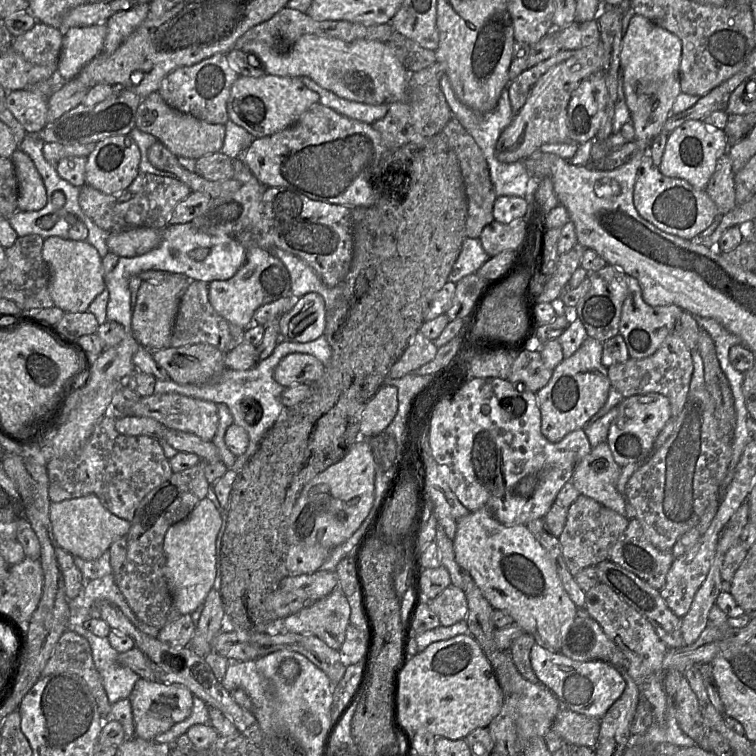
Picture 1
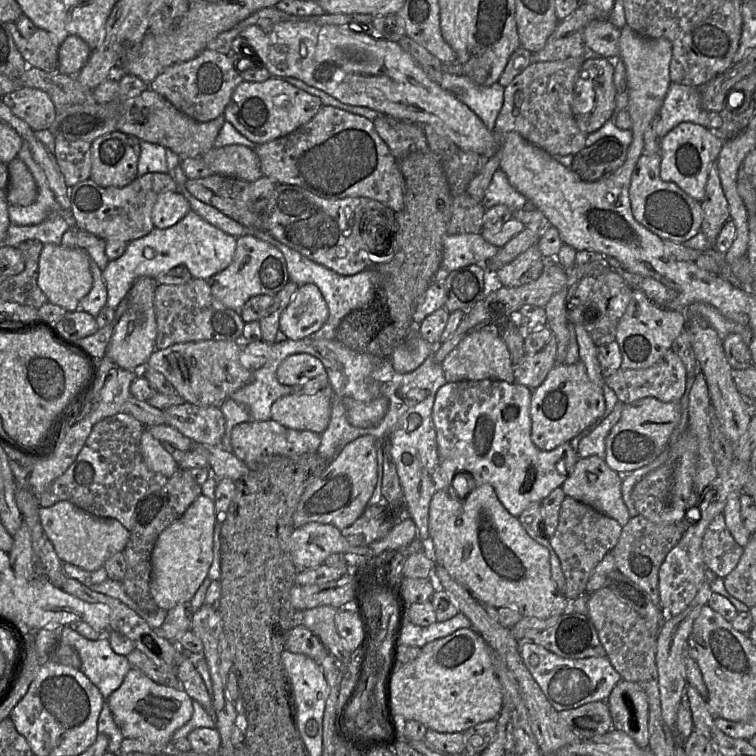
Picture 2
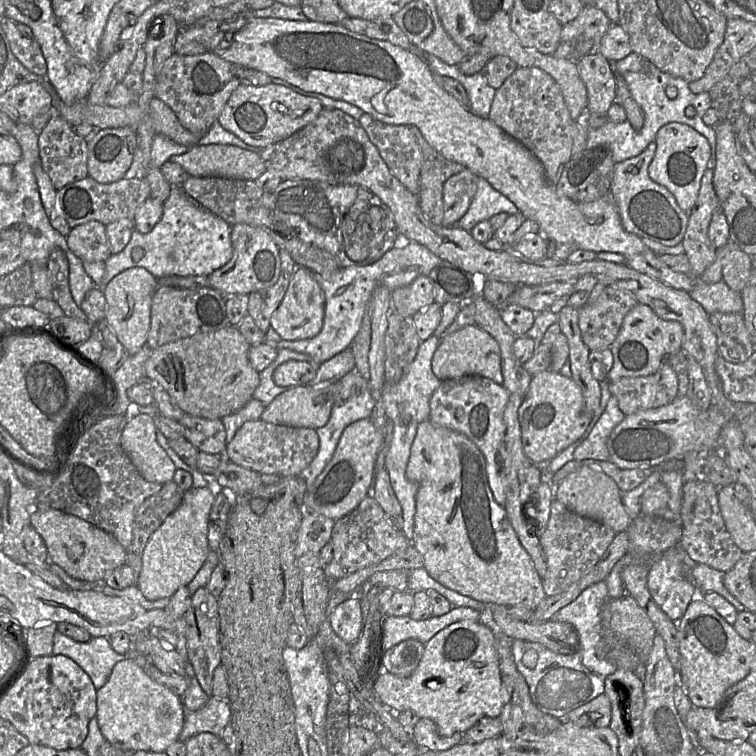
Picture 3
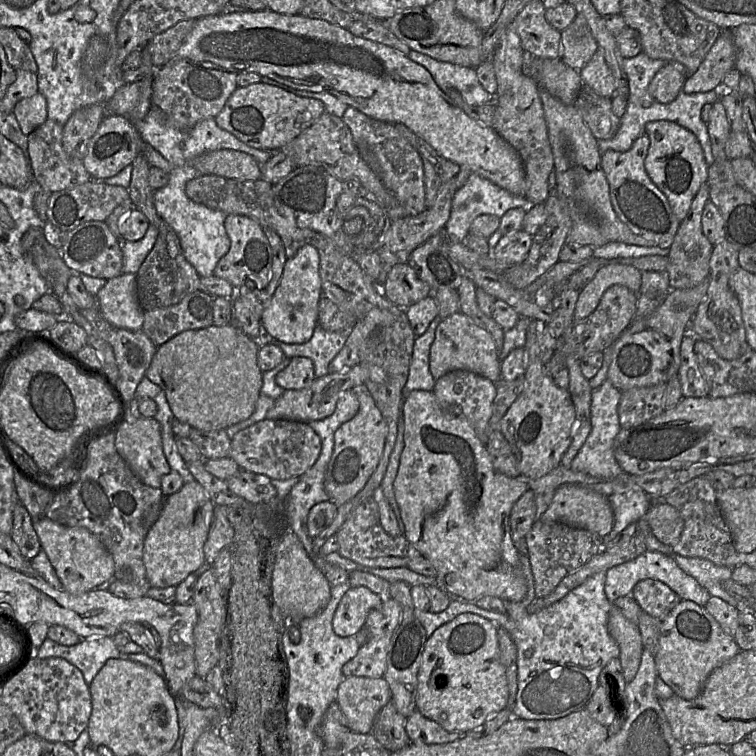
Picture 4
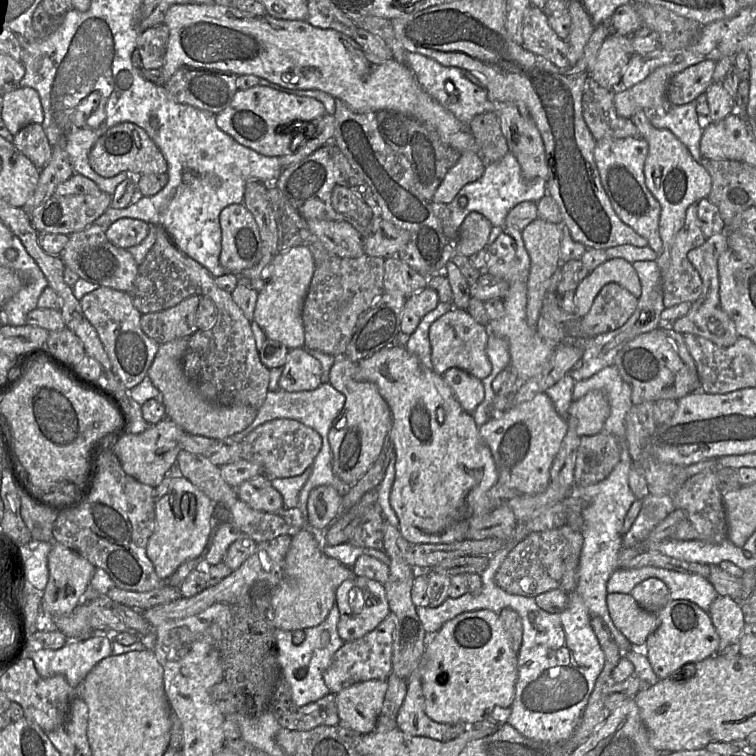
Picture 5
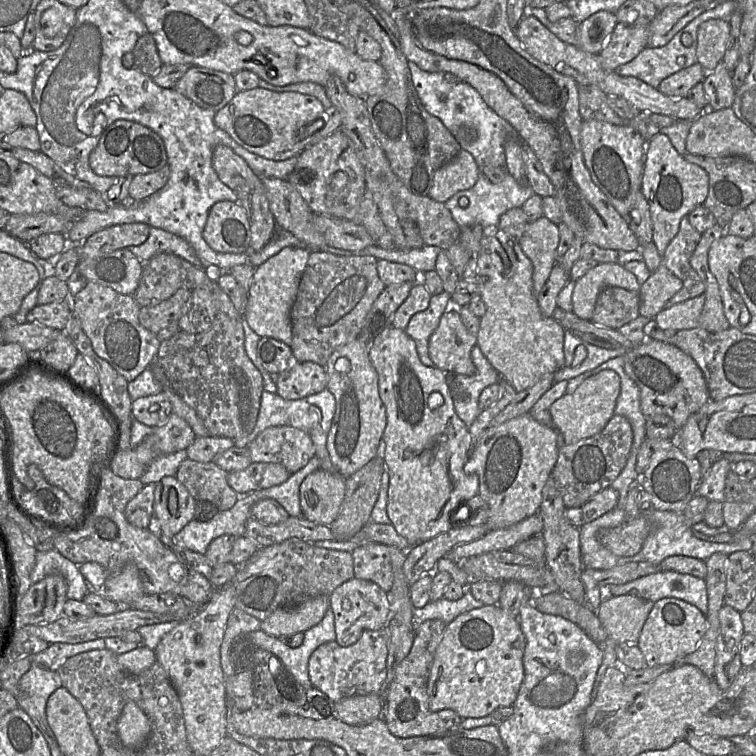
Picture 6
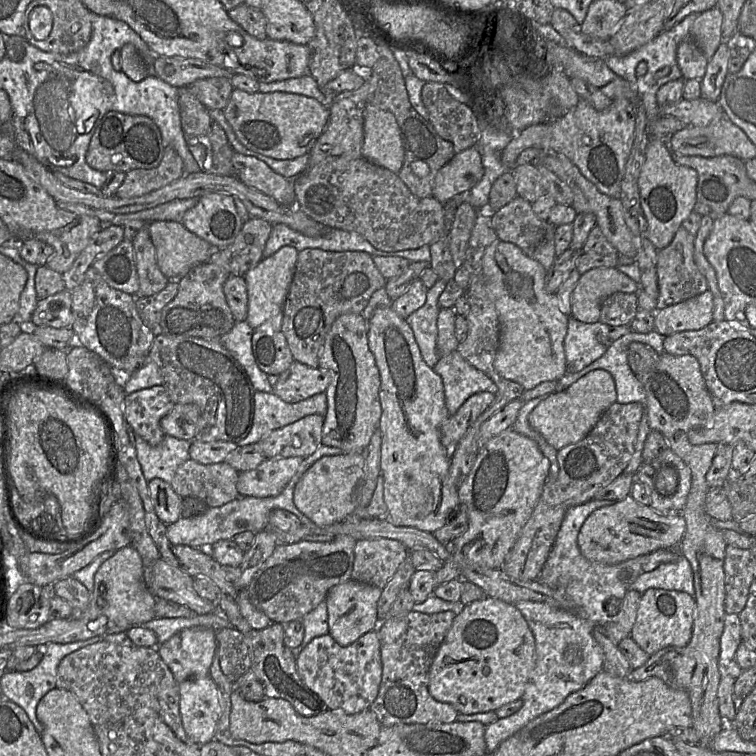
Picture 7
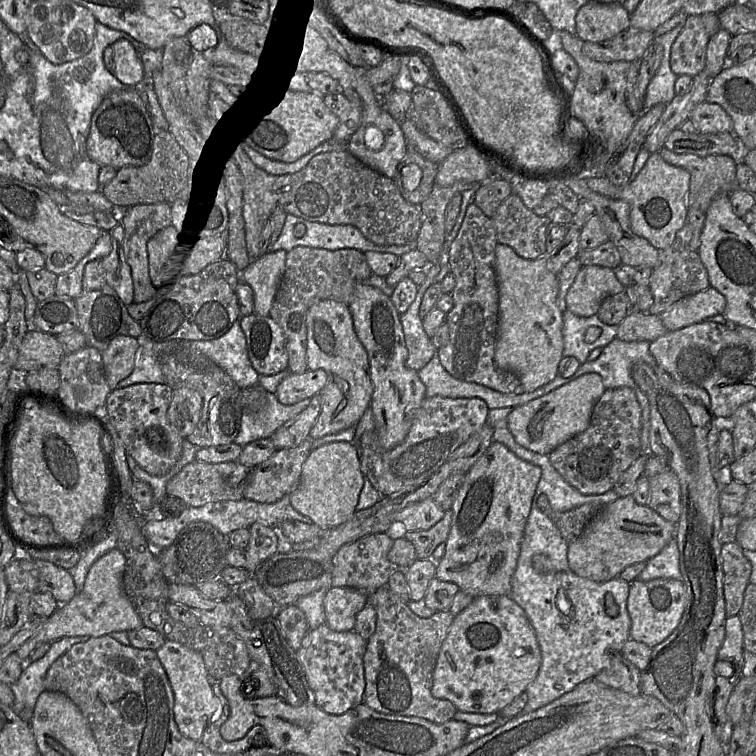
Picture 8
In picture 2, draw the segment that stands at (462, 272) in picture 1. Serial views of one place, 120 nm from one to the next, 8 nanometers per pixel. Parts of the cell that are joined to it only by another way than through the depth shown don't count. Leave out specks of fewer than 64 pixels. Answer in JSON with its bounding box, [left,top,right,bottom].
[438,233,498,277]

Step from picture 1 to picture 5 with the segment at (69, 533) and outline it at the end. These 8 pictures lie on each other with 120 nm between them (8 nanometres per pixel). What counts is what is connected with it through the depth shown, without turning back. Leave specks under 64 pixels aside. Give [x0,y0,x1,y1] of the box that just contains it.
[41,542,96,616]

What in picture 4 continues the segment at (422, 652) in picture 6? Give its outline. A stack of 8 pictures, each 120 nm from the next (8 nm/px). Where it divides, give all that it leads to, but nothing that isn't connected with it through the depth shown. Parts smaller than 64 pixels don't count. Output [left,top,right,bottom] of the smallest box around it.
[405,709,464,744]

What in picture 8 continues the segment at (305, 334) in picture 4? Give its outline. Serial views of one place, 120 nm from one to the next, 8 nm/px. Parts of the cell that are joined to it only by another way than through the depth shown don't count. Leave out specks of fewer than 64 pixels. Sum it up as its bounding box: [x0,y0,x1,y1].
[240,251,287,317]

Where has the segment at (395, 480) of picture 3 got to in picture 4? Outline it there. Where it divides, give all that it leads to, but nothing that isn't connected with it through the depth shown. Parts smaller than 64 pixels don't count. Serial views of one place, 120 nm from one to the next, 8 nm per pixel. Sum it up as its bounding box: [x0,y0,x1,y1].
[380,315,441,536]

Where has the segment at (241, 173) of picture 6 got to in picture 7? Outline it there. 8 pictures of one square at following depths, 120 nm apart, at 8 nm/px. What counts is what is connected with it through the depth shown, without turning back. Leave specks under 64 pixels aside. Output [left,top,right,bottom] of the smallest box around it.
[178,87,233,176]

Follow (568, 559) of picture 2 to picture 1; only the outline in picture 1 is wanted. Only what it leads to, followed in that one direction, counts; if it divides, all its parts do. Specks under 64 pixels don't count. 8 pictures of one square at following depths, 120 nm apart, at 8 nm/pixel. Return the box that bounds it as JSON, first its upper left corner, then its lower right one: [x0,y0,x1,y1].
[558,495,629,577]

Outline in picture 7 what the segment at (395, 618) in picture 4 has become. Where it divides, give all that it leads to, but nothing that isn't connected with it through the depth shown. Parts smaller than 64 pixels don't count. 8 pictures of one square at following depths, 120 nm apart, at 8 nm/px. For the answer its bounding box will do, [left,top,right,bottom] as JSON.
[296,631,382,714]

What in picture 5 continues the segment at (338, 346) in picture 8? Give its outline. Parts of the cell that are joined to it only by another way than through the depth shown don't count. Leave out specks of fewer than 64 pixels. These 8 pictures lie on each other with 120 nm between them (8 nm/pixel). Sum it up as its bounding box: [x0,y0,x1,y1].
[328,355,392,486]

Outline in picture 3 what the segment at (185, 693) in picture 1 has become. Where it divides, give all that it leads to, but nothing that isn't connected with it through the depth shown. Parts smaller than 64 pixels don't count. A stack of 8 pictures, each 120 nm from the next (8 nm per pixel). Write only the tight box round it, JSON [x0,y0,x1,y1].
[96,658,185,752]

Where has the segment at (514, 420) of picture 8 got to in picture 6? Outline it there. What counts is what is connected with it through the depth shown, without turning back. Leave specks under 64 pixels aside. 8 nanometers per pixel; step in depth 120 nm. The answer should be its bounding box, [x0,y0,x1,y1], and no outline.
[550,370,620,444]

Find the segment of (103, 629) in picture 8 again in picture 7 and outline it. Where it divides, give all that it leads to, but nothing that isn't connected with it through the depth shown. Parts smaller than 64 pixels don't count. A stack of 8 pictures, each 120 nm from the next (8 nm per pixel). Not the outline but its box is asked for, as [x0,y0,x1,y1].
[76,546,156,628]

